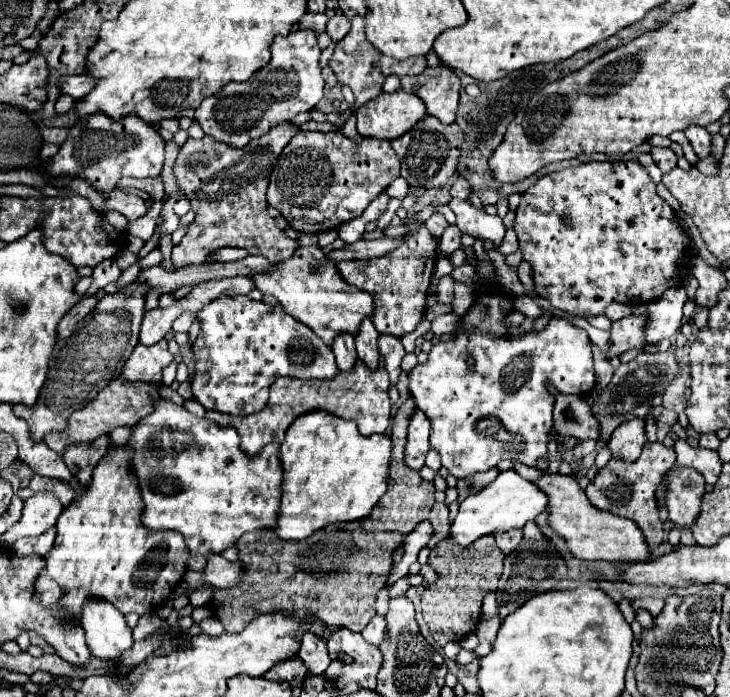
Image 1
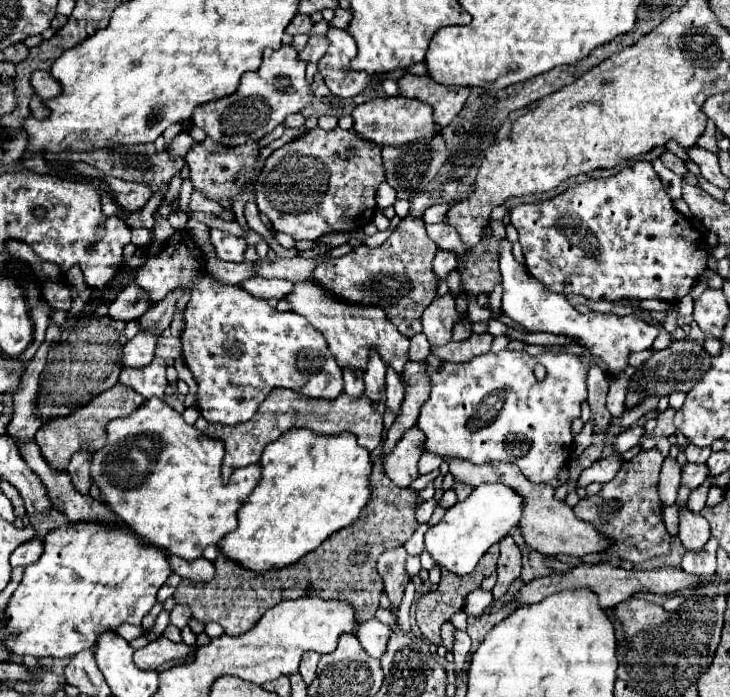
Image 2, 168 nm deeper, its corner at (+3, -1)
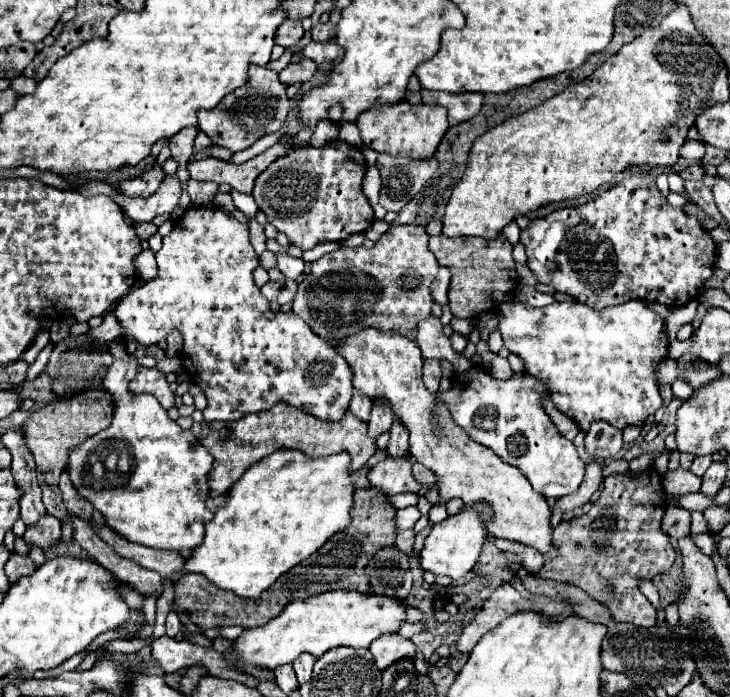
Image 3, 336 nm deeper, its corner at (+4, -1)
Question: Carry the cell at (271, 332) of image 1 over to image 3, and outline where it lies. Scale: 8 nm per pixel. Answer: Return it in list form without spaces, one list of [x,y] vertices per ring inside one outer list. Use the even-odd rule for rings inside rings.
[[[210,204],[190,208],[180,220],[174,222],[172,232],[164,236],[164,244],[156,252],[156,262],[158,276],[148,280],[142,288],[126,294],[114,312],[122,322],[124,338],[134,338],[146,346],[166,339],[172,328],[182,332],[182,362],[186,372],[206,394],[206,422],[240,420],[250,412],[268,410],[278,400],[298,406],[308,414],[316,414],[318,418],[342,418],[354,390],[350,366],[334,346],[314,334],[294,312],[286,314],[270,308],[268,300],[260,294],[260,288],[252,280],[252,272],[258,266],[258,256],[254,254],[244,224],[222,210],[214,210]]]

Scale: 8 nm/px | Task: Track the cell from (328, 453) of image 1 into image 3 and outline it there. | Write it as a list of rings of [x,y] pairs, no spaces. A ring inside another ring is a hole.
[[[276,450],[272,452],[268,458],[262,458],[260,462],[256,462],[252,468],[246,470],[246,474],[228,490],[230,498],[224,504],[224,508],[220,508],[214,516],[214,520],[210,520],[206,524],[206,536],[204,542],[194,550],[192,558],[186,560],[184,572],[200,572],[204,574],[210,582],[214,582],[216,586],[224,588],[224,590],[232,590],[238,596],[246,596],[246,598],[258,598],[260,592],[264,592],[268,586],[272,586],[276,582],[276,578],[284,572],[288,572],[290,568],[294,568],[296,564],[300,564],[302,560],[306,560],[310,554],[314,554],[330,536],[334,536],[336,532],[344,530],[350,522],[352,522],[352,506],[354,506],[354,484],[352,484],[352,474],[350,474],[350,454],[348,452],[340,452],[340,454],[332,454],[332,456],[322,456],[322,458],[310,458],[300,450]]]

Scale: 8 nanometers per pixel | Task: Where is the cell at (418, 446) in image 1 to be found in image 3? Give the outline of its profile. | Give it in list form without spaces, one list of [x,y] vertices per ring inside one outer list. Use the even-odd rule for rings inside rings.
[[[390,454],[380,460],[368,474],[370,484],[386,492],[388,496],[400,494],[400,492],[418,492],[420,484],[416,482],[412,474],[412,458],[410,454],[404,454],[400,458],[392,458]]]

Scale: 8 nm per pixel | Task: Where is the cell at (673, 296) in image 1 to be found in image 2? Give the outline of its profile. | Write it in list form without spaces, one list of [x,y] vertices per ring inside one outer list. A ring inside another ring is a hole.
[[[501,242],[501,276],[503,276],[503,300],[501,310],[507,318],[511,318],[515,324],[523,326],[525,332],[547,332],[555,336],[565,336],[581,346],[587,348],[587,354],[581,354],[581,362],[585,362],[585,368],[599,366],[609,378],[617,378],[625,372],[629,366],[629,354],[649,350],[659,330],[647,321],[634,314],[629,316],[617,316],[613,312],[577,312],[563,294],[555,294],[541,286],[525,266],[517,264],[517,260],[511,254],[511,242]]]

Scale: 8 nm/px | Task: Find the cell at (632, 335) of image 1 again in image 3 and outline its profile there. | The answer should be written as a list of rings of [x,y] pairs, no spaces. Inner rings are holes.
[[[594,420],[584,438],[584,446],[592,458],[608,460],[622,448],[622,432],[606,420]]]

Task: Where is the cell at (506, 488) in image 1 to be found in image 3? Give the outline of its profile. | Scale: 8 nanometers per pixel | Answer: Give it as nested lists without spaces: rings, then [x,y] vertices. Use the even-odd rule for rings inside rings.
[[[478,502],[476,506],[466,506],[462,512],[448,516],[438,524],[432,524],[432,530],[426,536],[424,548],[420,552],[422,568],[430,570],[432,574],[450,576],[452,580],[466,576],[478,562],[480,550],[488,540],[488,524],[492,522],[492,518],[494,518],[492,506],[488,502]]]

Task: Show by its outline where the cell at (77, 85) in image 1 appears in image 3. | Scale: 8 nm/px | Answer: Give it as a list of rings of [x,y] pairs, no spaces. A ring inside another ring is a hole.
[[[20,76],[20,78],[14,78],[10,86],[12,86],[18,94],[34,94],[34,90],[36,90],[36,80],[34,80],[34,78],[28,78],[28,76]]]

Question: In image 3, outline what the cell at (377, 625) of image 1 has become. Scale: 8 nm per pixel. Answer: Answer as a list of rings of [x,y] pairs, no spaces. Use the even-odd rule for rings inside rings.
[[[382,634],[370,644],[370,652],[374,656],[378,670],[386,670],[392,662],[404,656],[416,658],[416,646],[410,640],[402,638],[400,634]]]

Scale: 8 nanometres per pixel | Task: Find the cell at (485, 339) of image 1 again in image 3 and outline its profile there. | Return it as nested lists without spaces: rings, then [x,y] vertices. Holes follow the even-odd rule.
[[[472,366],[468,372],[456,374],[452,388],[436,392],[436,404],[444,404],[454,422],[464,428],[474,442],[494,450],[506,464],[520,468],[538,494],[560,498],[580,486],[584,462],[580,460],[576,446],[560,434],[546,414],[542,406],[542,400],[546,398],[550,398],[548,384],[540,378],[532,378],[532,374],[526,372],[514,372],[512,378],[498,380],[482,366]]]

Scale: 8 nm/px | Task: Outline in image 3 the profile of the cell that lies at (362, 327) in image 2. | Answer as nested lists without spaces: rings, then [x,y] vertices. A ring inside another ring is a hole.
[[[370,326],[336,344],[336,350],[354,372],[354,388],[368,394],[372,400],[386,398],[394,414],[402,418],[402,424],[410,432],[412,460],[438,474],[440,502],[448,502],[450,498],[460,498],[466,506],[490,502],[496,514],[490,524],[490,536],[524,542],[542,554],[556,548],[550,524],[552,510],[546,498],[534,492],[518,468],[496,458],[492,450],[472,442],[468,434],[464,434],[464,430],[448,418],[448,410],[444,410],[444,406],[436,406],[434,394],[428,394],[422,384],[422,352],[412,340],[396,334],[394,330],[378,330]],[[434,412],[438,414],[440,430],[430,426],[430,414]]]

